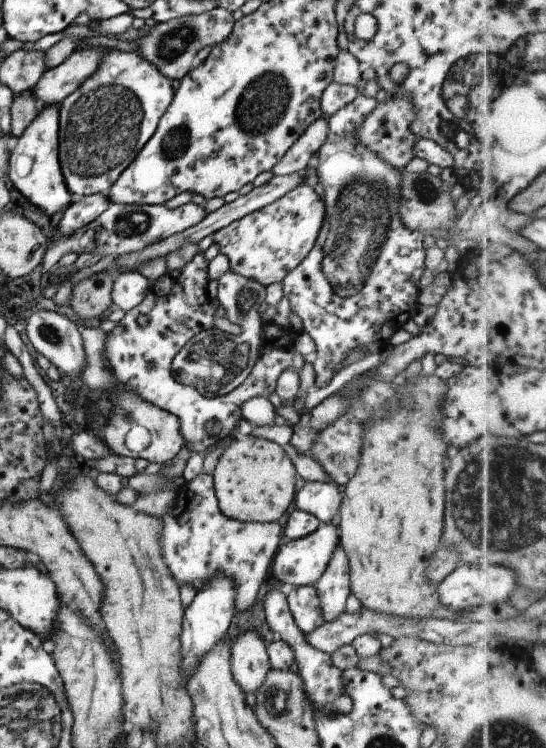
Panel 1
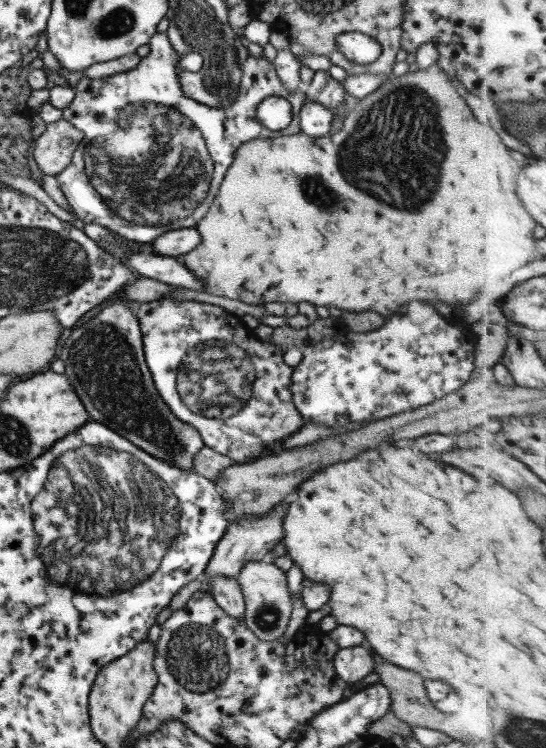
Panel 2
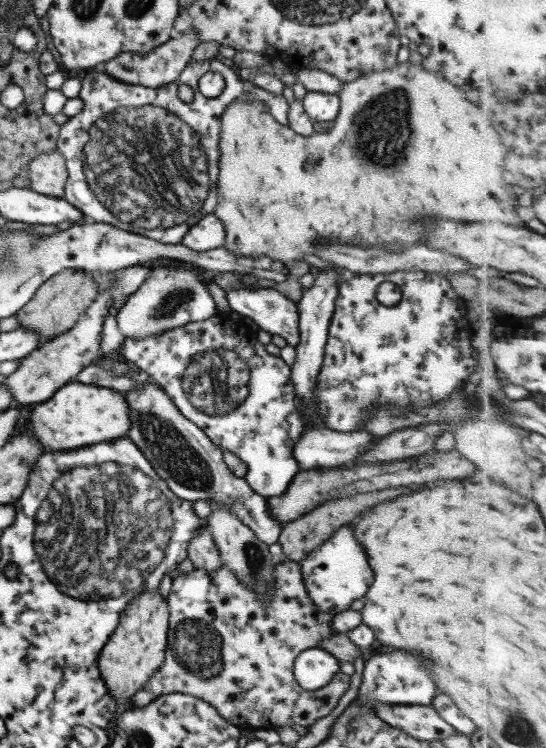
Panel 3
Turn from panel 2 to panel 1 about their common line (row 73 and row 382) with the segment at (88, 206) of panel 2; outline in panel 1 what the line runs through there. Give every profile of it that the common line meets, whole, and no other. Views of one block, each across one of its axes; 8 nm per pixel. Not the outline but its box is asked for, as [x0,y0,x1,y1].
[103,252,308,454]

